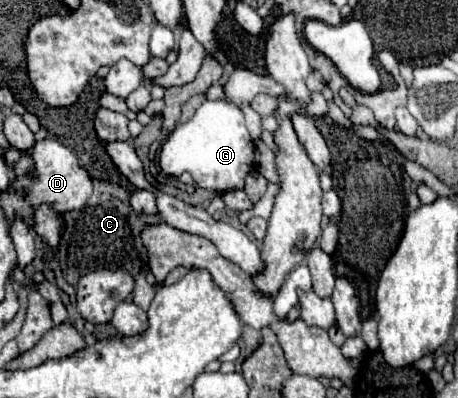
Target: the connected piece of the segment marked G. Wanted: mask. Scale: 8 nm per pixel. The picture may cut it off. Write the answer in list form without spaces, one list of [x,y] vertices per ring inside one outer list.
[[[205,100],[189,122],[179,124],[169,134],[161,148],[159,162],[163,174],[179,178],[183,172],[189,172],[205,190],[219,194],[243,190],[245,178],[255,164],[255,146],[253,140],[249,140],[243,112],[225,100]]]

